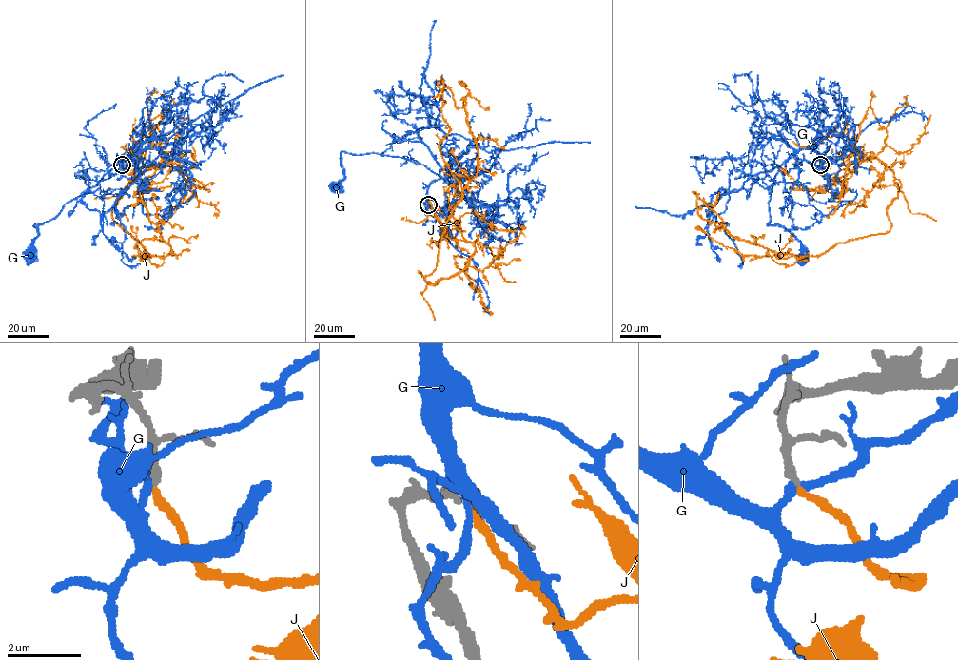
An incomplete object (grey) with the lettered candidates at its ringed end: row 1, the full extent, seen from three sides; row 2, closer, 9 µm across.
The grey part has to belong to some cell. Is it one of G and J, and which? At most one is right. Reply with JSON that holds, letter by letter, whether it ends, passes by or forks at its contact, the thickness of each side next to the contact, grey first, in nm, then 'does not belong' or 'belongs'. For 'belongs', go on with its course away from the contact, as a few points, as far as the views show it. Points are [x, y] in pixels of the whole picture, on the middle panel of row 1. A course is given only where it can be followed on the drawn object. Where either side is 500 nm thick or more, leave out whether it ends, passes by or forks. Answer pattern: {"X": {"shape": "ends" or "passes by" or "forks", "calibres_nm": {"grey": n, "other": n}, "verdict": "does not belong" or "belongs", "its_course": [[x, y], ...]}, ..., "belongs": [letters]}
{"G": {"shape": "passes by", "calibres_nm": {"grey": 160, "other": 190}, "verdict": "does not belong"}, "J": {"shape": "ends", "calibres_nm": {"grey": 150, "other": 200}, "verdict": "belongs", "its_course": [[428, 204], [475, 247], [434, 283], [418, 271], [436, 267], [478, 159], [467, 112], [444, 87], [446, 103]]}, "belongs": ["J"]}

